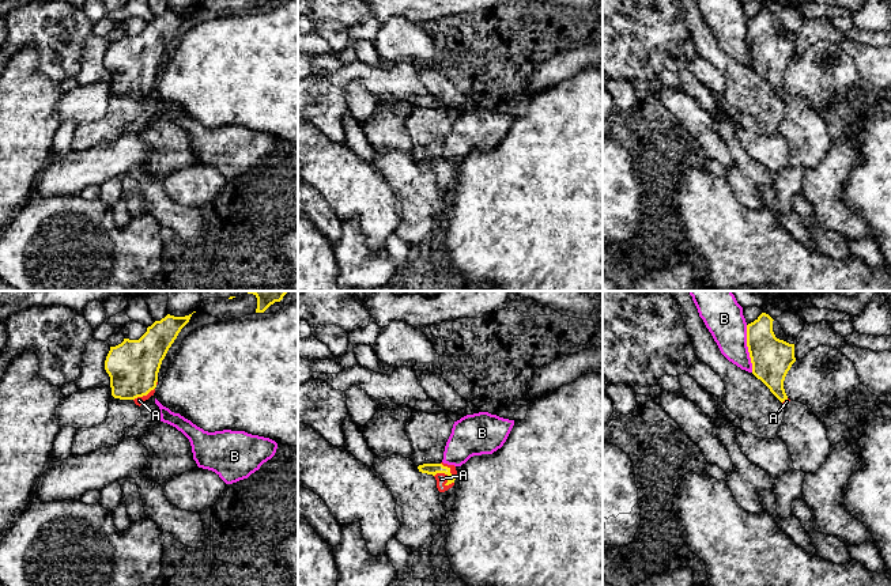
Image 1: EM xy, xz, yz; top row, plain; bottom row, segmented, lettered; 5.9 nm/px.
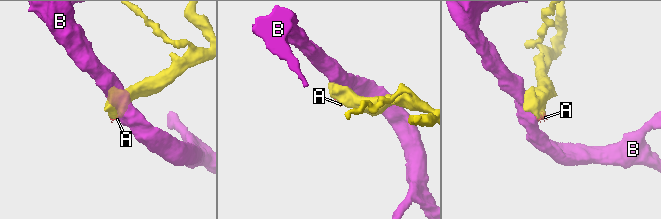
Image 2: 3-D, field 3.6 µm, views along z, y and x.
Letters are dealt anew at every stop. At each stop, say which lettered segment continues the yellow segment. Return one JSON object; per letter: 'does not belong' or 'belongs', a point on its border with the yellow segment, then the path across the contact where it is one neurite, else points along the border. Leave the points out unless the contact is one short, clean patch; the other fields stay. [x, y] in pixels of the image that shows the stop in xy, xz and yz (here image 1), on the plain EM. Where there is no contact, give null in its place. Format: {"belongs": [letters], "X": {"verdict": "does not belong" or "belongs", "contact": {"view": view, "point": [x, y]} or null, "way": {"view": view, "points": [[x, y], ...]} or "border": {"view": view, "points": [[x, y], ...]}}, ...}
{"belongs": ["A"], "A": {"verdict": "belongs", "contact": {"view": "xz", "point": [448, 171]}, "way": {"view": "xz", "points": [[433, 165], [448, 171], [441, 174]]}}, "B": {"verdict": "does not belong", "contact": {"view": "yz", "point": [748, 44]}, "border": {"view": "yz", "points": [[746, 21], [746, 41], [752, 67]]}}}

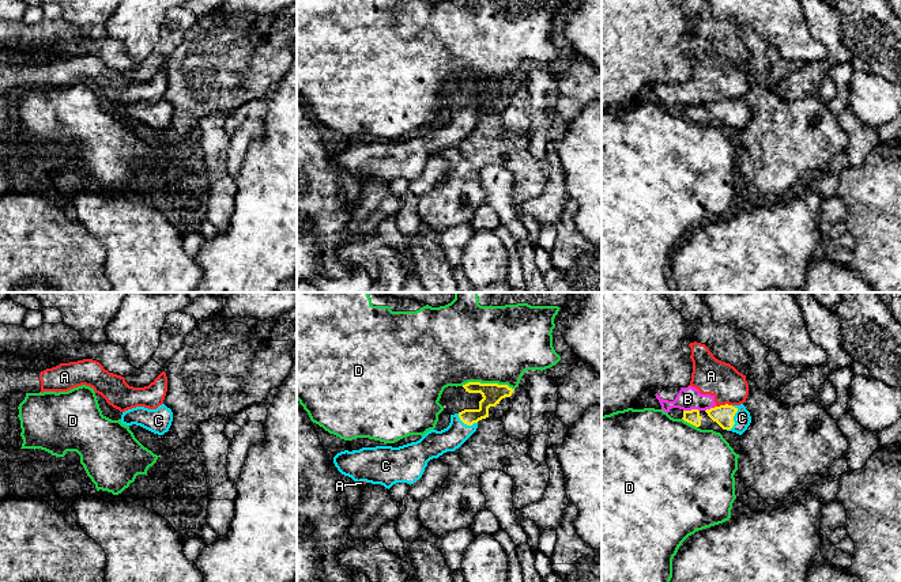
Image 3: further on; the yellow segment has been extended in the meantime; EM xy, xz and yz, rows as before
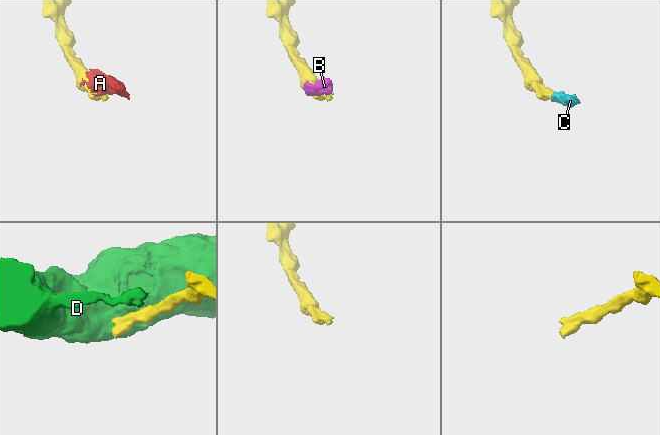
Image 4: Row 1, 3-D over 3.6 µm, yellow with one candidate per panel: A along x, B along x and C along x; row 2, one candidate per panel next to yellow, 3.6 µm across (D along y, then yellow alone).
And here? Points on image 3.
{"belongs": ["C"], "A": {"verdict": "does not belong", "contact": {"view": "yz", "point": [722, 101]}, "border": {"view": "yz", "points": [[731, 99], [720, 99], [713, 104]]}}, "B": {"verdict": "does not belong", "contact": {"view": "yz", "point": [692, 105]}, "border": {"view": "yz", "points": [[698, 105], [683, 106]]}}, "C": {"verdict": "belongs", "contact": {"view": "yz", "point": [732, 114]}, "way": {"view": "yz", "points": [[723, 110], [732, 114], [742, 113]]}}, "D": {"verdict": "does not belong", "contact": {"view": "xz", "point": [487, 79]}, "border": {"view": "xz", "points": [[462, 80], [468, 78], [506, 79], [513, 84]]}}}

